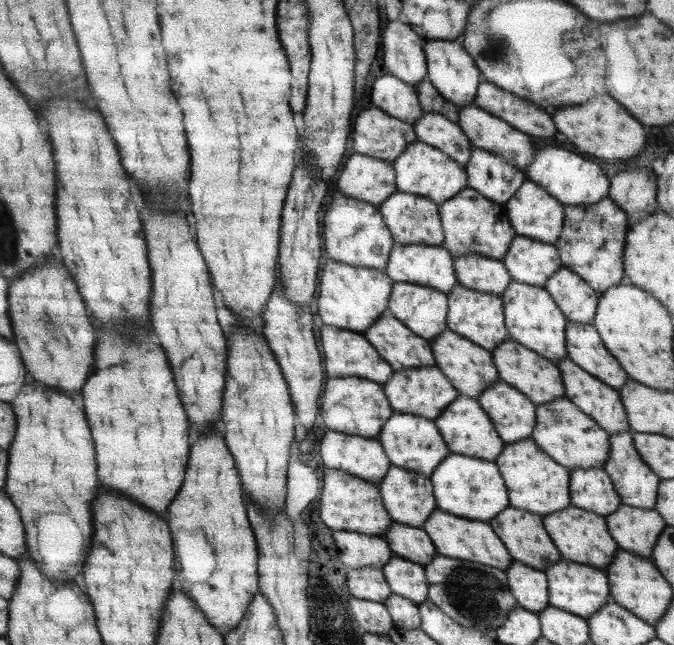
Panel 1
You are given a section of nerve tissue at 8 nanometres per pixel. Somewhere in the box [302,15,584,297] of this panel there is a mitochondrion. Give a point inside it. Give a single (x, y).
(492, 53)

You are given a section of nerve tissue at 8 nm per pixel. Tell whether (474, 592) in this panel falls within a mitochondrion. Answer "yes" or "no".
yes

